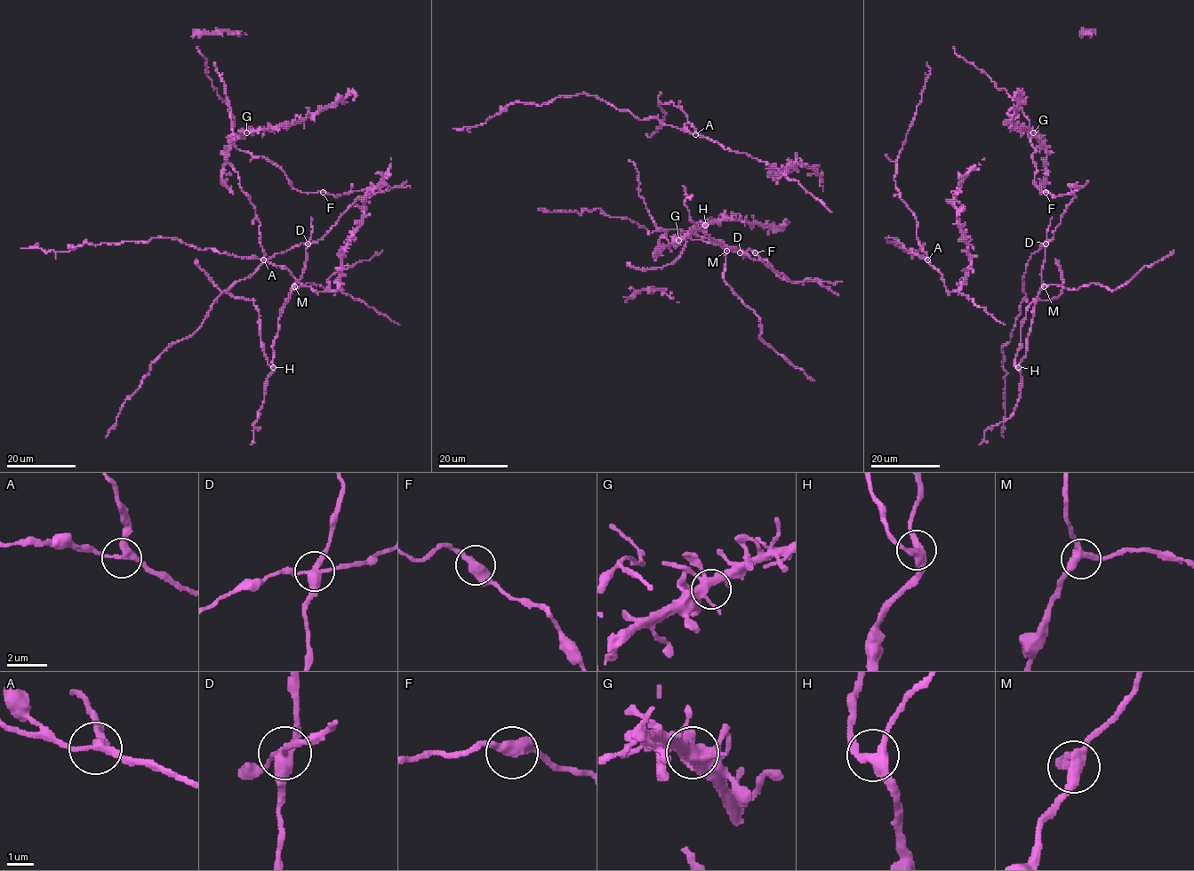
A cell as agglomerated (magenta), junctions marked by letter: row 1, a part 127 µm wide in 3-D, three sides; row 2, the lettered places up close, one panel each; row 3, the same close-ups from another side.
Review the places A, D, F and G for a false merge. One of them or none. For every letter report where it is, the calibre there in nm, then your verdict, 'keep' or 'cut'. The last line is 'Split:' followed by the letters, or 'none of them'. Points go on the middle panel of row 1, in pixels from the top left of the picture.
A: place (695, 134); calibre 280 nm; keep
D: place (740, 252); calibre 360 nm; cut
F: place (755, 252); calibre 400 nm; keep
G: place (678, 240); calibre 420 nm; keep
Split: D

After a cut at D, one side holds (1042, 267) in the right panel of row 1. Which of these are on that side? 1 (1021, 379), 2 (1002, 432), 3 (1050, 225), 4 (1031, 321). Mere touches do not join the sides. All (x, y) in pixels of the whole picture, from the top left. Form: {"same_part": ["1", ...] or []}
{"same_part": ["1", "3", "4"]}

